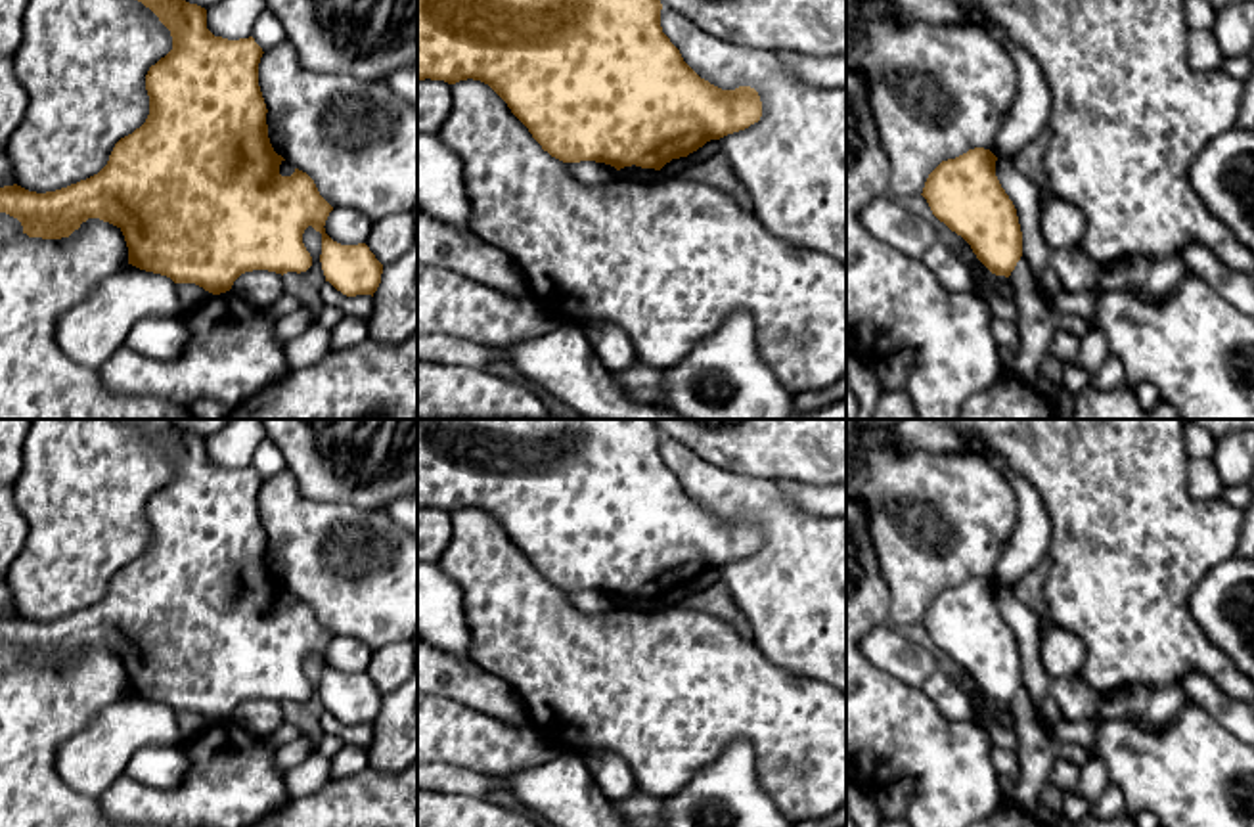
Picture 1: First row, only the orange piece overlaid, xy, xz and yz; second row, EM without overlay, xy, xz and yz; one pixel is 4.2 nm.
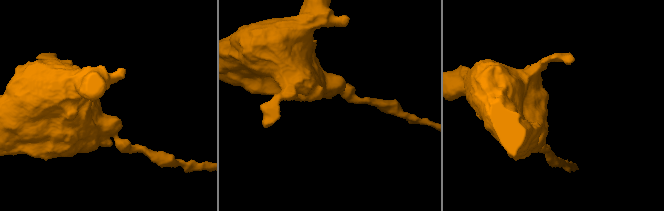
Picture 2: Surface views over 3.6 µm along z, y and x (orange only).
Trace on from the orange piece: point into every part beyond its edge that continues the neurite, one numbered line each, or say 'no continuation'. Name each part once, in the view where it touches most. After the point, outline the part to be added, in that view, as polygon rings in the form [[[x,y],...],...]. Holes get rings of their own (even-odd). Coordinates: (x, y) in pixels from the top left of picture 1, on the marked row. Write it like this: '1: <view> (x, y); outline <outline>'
no continuation

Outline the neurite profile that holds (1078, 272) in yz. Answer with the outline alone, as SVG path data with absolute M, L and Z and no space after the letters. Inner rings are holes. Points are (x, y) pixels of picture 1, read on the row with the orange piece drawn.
M1080 247L1057 249L1049 257L1051 268L1061 278L1063 291L1082 293L1099 287L1099 264Z

